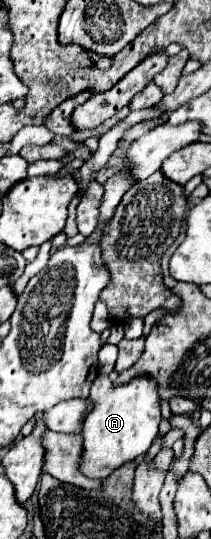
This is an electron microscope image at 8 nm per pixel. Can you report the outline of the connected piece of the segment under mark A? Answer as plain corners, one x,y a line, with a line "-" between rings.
99,375
91,387
89,399
95,401
95,407
83,423
83,453
79,459
79,469
85,477
107,479
123,463
147,453
157,437
161,421
157,383
149,377
135,377
125,385
113,387
107,375

